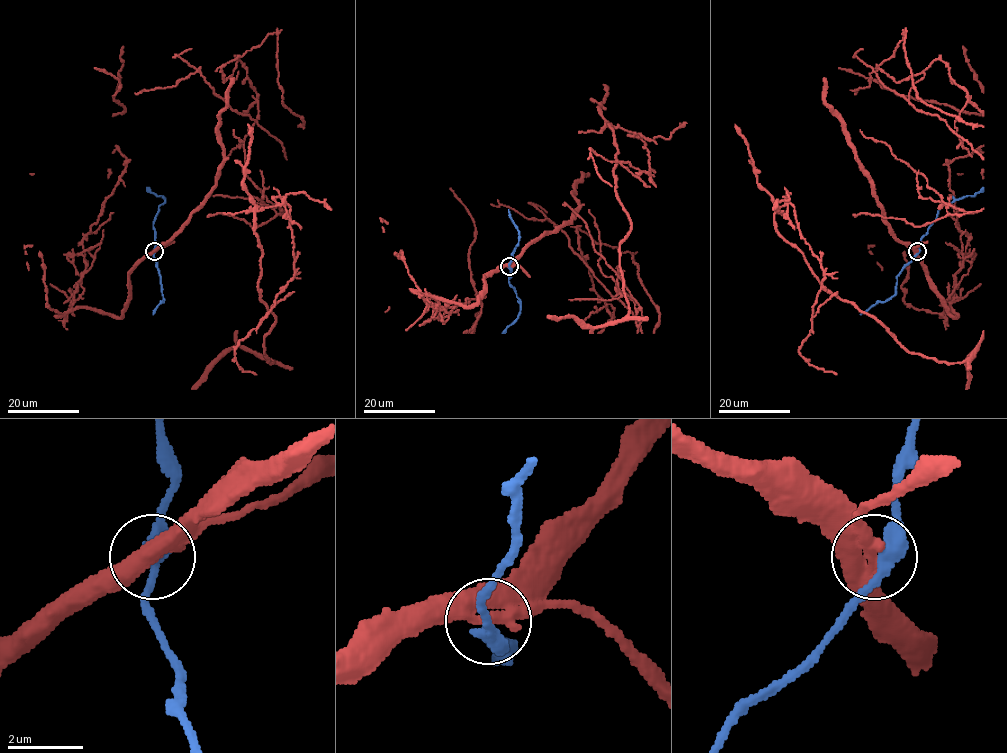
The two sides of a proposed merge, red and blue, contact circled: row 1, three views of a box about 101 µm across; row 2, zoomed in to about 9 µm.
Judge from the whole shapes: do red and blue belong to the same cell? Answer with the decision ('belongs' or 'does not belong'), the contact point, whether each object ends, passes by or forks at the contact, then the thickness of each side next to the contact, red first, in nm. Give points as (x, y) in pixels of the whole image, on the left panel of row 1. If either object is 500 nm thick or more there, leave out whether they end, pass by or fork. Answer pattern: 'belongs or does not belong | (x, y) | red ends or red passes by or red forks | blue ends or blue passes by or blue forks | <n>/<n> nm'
does not belong | (154, 251) | red passes by | blue passes by | 440/400 nm

